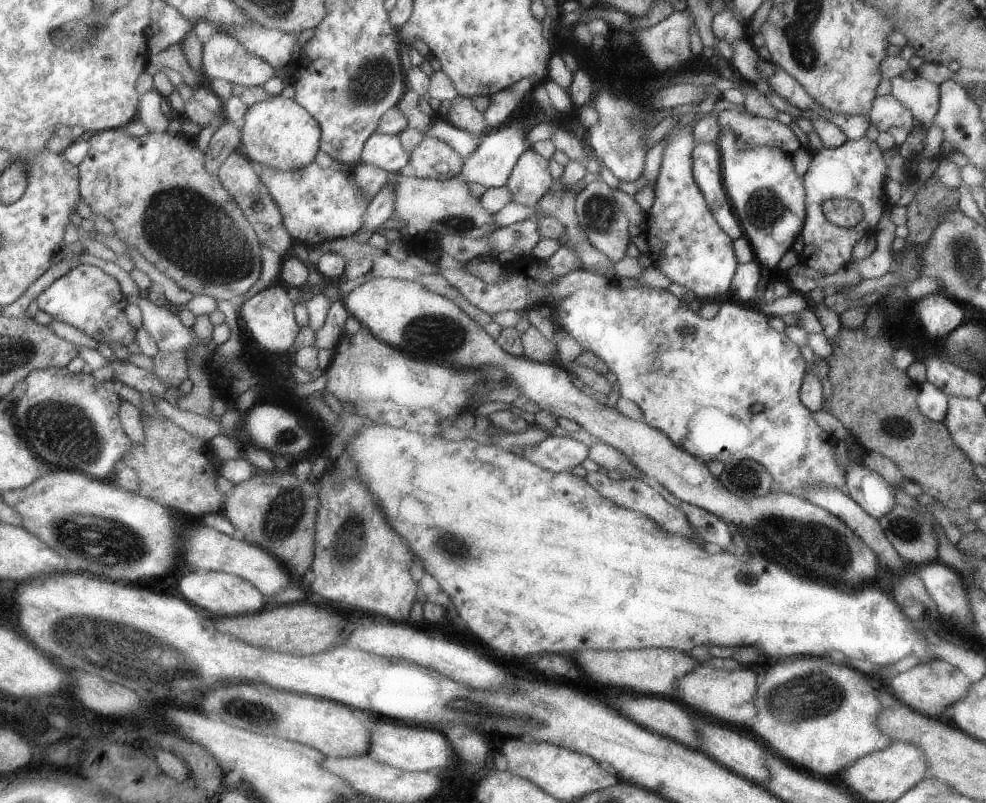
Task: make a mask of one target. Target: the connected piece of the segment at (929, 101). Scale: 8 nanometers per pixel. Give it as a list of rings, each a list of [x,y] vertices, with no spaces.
[[[918,76],[912,80],[893,77],[890,95],[912,114],[919,125],[930,126],[938,111],[938,86]]]

